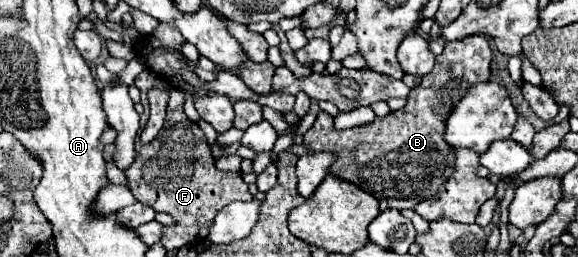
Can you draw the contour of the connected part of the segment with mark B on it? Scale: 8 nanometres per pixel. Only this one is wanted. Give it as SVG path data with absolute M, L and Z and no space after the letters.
M474 34L462 40L448 42L444 46L444 52L436 58L436 66L430 74L424 74L420 84L410 90L406 106L400 110L392 110L386 118L376 118L372 124L348 128L348 130L334 130L332 116L326 112L320 112L314 126L304 134L304 144L312 148L312 152L322 150L334 150L338 154L336 162L332 164L330 172L334 176L340 176L348 182L354 182L358 188L366 190L380 202L380 210L386 208L414 208L418 202L426 198L434 198L440 190L440 186L454 174L454 148L444 140L444 128L446 118L450 116L450 110L466 96L468 86L476 86L480 82L490 80L490 60L492 60L492 48L486 40L486 36Z

